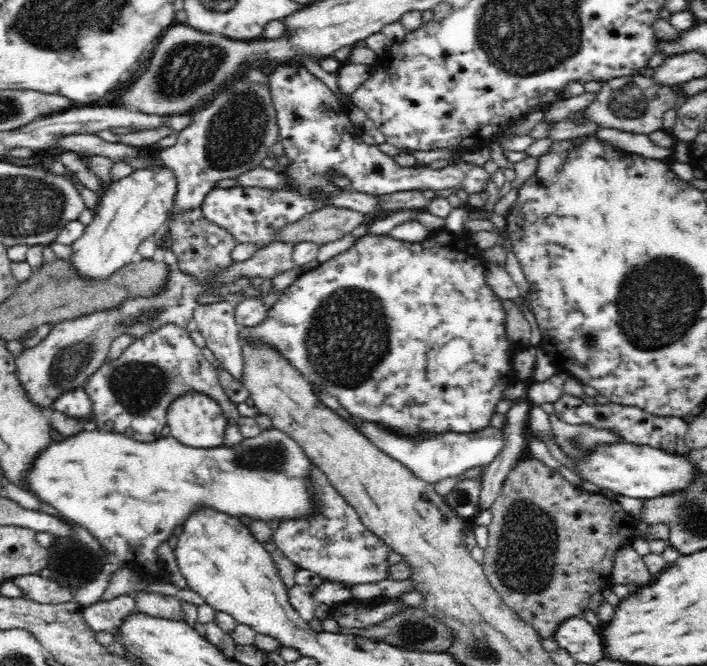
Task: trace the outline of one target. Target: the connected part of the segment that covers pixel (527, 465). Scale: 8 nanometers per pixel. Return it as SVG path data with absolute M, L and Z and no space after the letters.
M530 457L522 458L522 461L507 474L498 498L490 507L490 512L494 515L494 518L492 518L492 523L487 526L489 541L483 548L485 555L481 566L490 581L490 585L502 597L506 605L513 609L522 620L533 626L542 638L551 638L562 620L581 616L583 610L589 606L591 595L613 585L611 576L614 556L616 556L618 548L631 545L636 528L633 516L630 513L626 513L620 506L620 503L612 498L605 497L603 494L586 493L582 489L572 487L570 482L566 481L560 473L553 472L542 462Z

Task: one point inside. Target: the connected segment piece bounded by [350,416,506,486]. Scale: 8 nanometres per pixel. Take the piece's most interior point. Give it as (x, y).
(432, 456)

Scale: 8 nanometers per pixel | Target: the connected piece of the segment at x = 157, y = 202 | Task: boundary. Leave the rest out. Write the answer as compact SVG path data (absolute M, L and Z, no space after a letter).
M151 167L135 171L132 176L114 181L112 186L102 190L102 198L99 199L93 221L85 226L82 236L71 244L71 253L67 260L72 265L76 276L82 281L109 279L122 267L136 262L138 247L142 245L145 238L149 238L156 231L161 230L168 219L172 204L174 204L177 185L175 175L171 172L170 167Z

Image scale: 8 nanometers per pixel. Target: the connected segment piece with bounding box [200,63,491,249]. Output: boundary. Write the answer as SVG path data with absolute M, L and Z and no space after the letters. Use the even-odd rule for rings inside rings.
M303 64L278 65L270 73L269 81L272 104L276 109L279 141L282 142L283 152L289 160L285 172L282 173L287 180L287 185L284 188L214 187L206 194L206 198L200 206L204 217L229 232L234 237L236 244L250 243L258 249L265 247L277 240L277 234L282 228L294 224L311 212L328 207L329 200L342 191L356 191L378 197L402 191L423 191L426 189L438 191L443 188L461 188L469 193L480 193L484 184L491 178L484 167L464 162L453 163L453 165L443 169L432 169L424 165L400 166L390 155L382 152L378 145L368 145L362 141L362 131L350 122L348 113L342 110L342 100L326 84L311 74ZM334 178L346 178L350 182L349 188L348 186L337 186L334 183Z

